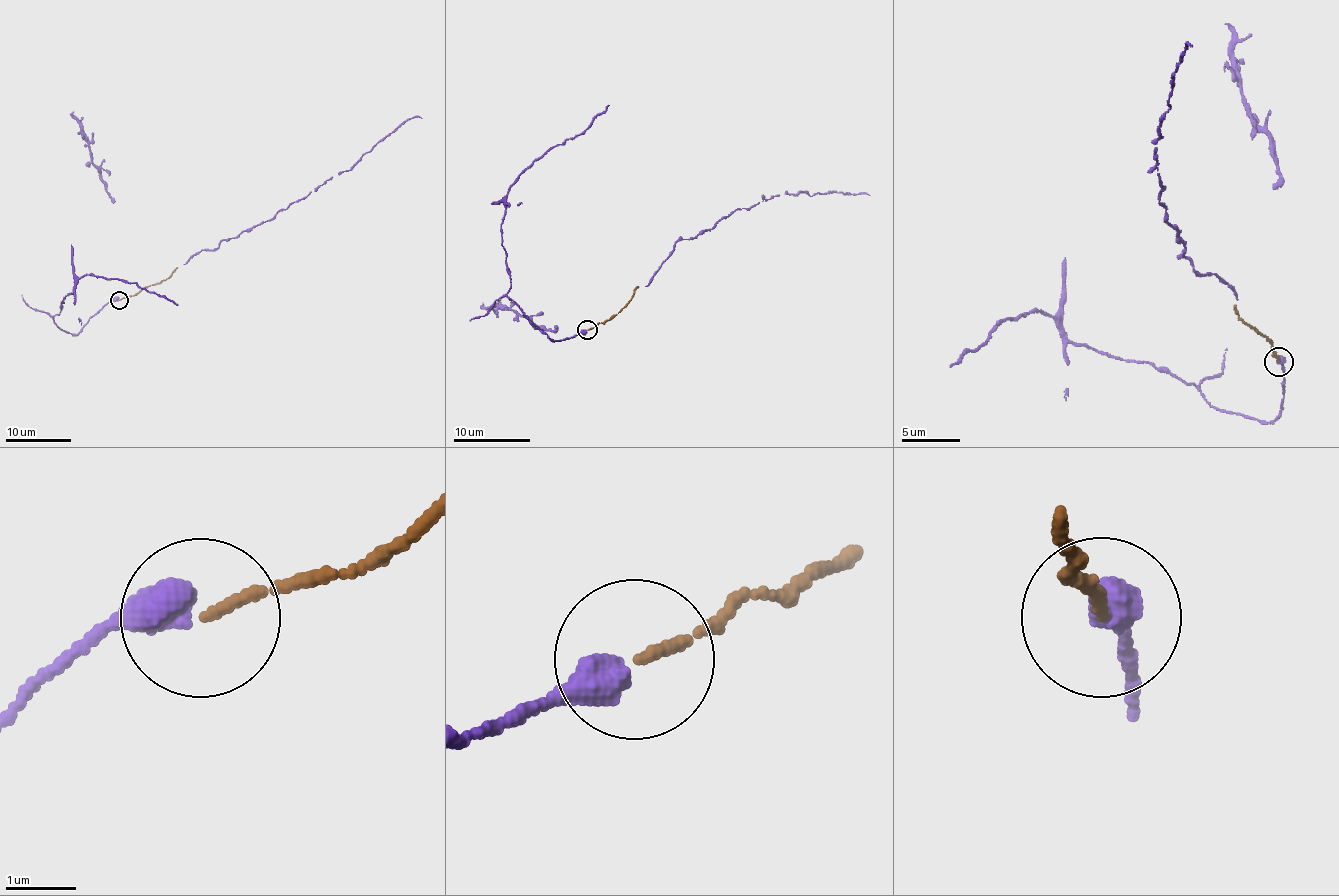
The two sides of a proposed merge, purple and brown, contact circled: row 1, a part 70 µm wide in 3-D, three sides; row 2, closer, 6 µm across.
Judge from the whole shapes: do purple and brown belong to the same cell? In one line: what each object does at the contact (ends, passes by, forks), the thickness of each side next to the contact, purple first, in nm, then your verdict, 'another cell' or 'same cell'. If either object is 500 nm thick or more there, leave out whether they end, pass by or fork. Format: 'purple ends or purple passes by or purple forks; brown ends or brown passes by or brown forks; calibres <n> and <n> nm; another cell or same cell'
calibres 500 and 140 nm; same cell

